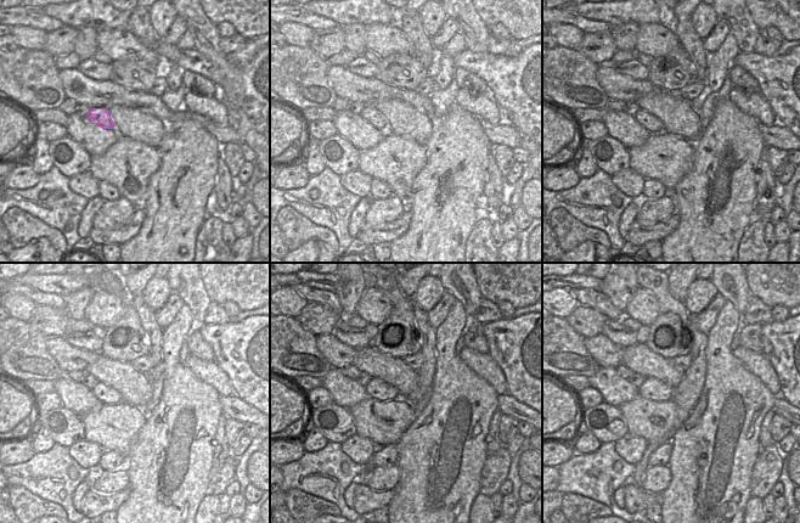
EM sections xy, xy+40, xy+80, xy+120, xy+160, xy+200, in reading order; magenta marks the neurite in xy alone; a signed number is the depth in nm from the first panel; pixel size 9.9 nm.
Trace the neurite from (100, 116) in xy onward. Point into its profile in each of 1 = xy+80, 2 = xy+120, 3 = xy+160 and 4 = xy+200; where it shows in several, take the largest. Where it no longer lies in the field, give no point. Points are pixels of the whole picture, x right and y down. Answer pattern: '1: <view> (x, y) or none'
1: xy+80 (649, 122)
2: xy+120 (107, 395)
3: xy+160 (377, 389)
4: xy+200 (652, 388)

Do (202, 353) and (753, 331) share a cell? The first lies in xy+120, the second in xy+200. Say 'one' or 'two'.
one

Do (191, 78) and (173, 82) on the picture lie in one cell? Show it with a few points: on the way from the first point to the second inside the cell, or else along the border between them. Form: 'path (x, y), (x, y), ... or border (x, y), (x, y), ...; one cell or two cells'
border (181, 71), (182, 84); two cells

